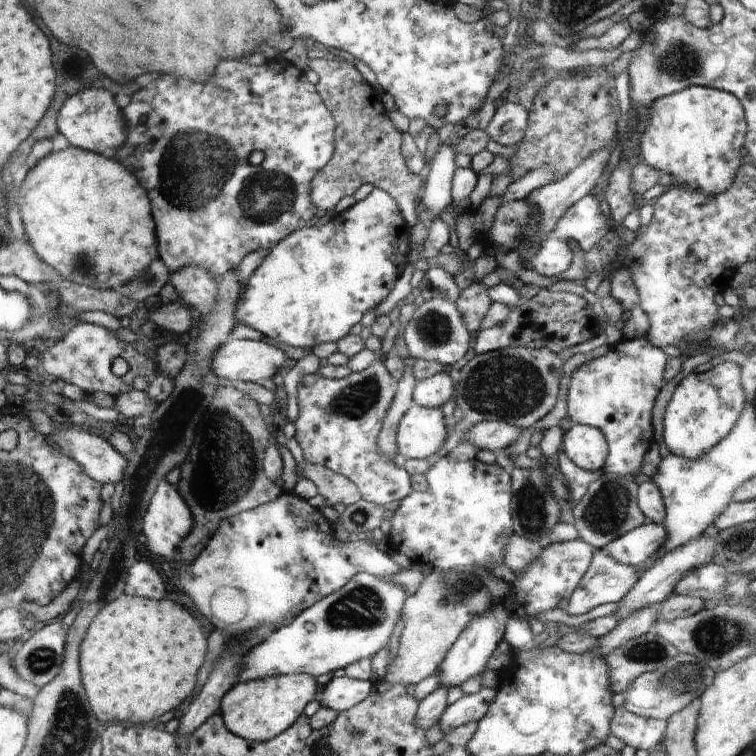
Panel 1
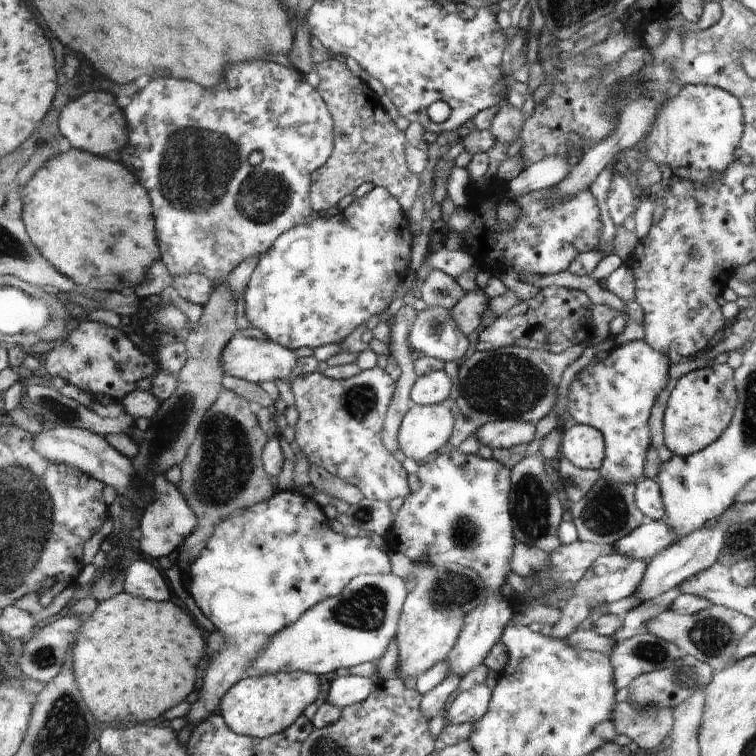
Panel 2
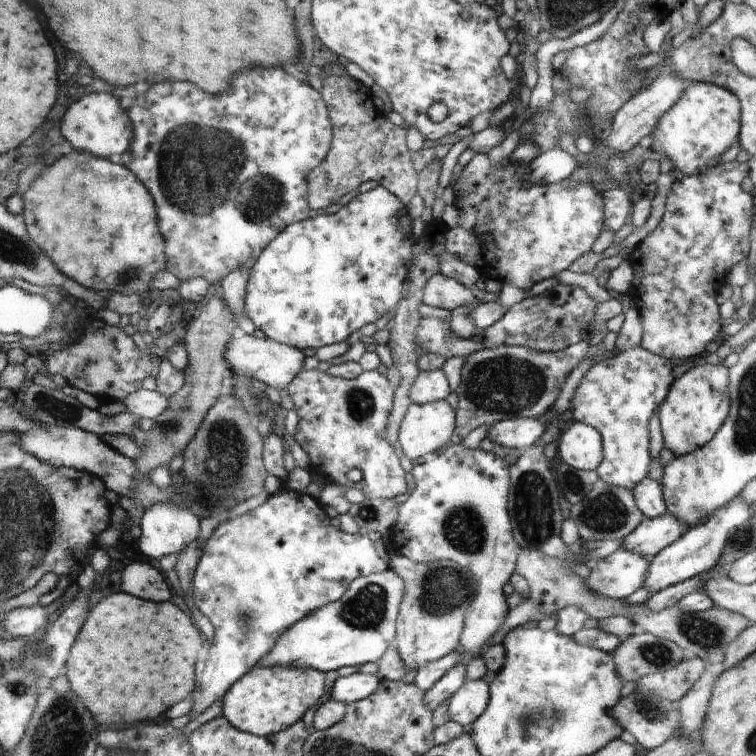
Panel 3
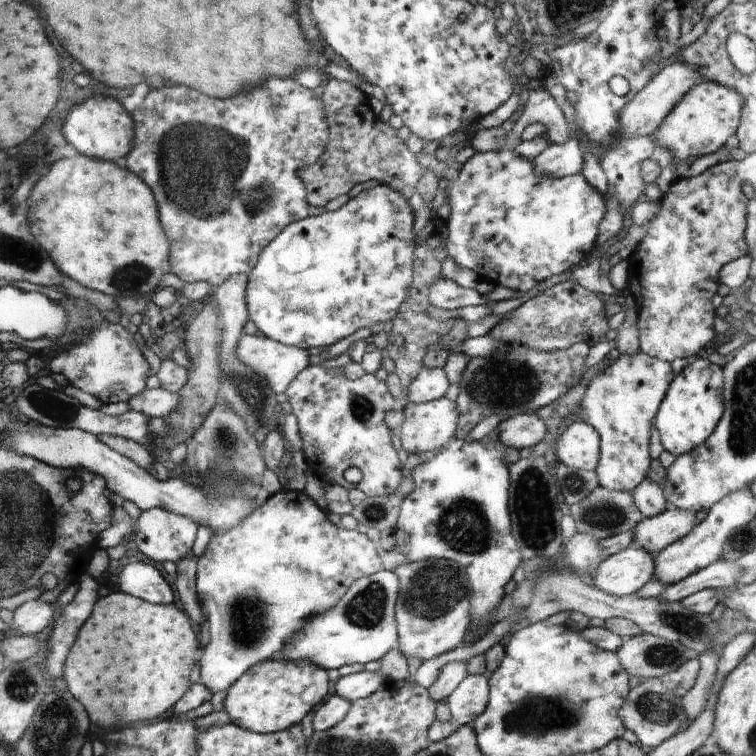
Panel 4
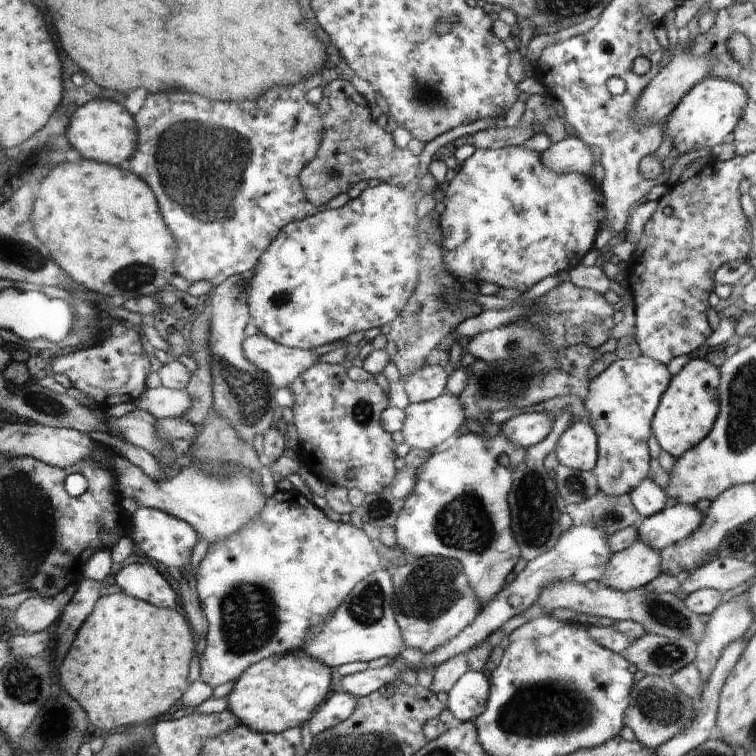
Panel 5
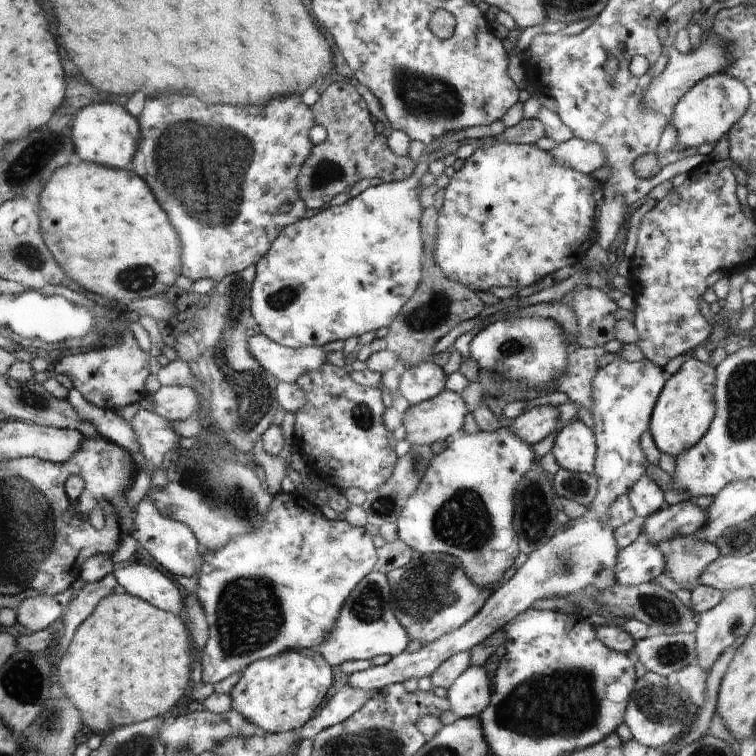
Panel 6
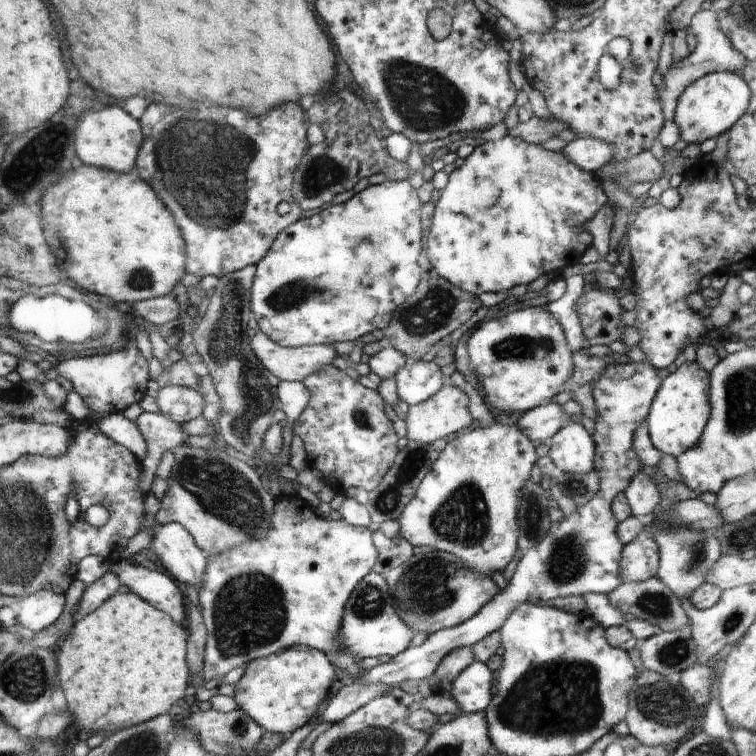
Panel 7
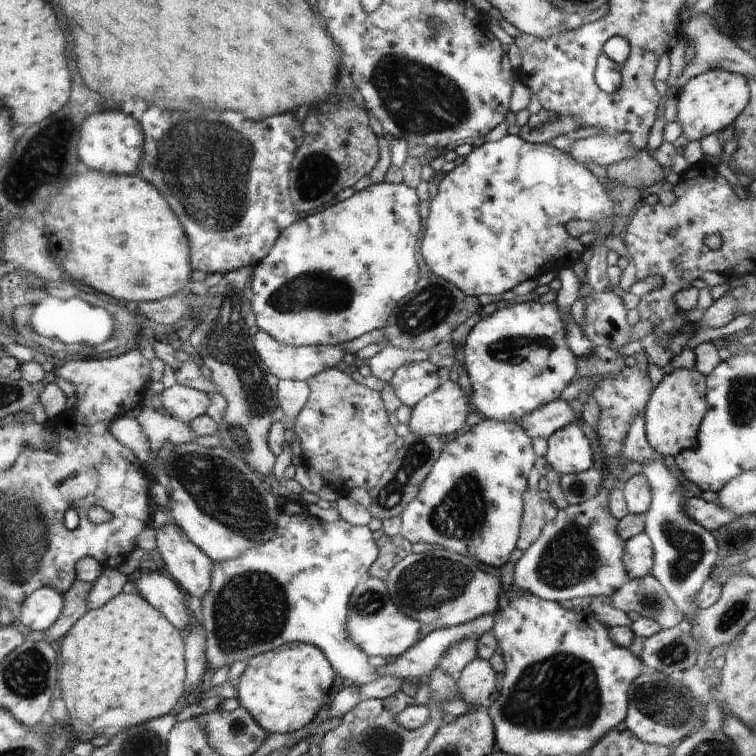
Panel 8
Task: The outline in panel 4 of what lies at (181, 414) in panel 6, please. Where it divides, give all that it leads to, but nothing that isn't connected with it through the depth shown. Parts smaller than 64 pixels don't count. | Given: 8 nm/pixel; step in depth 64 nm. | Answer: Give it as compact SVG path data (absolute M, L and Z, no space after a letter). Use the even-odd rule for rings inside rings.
M162 387L142 390L140 394L128 400L130 410L140 412L146 418L163 418L180 404L180 396L175 392L168 392Z

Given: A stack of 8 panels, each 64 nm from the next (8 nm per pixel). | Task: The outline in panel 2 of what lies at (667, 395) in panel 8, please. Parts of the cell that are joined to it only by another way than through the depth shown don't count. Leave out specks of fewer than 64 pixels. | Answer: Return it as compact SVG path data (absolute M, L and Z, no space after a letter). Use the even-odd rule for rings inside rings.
M714 363L683 375L673 387L663 416L663 444L674 455L687 457L714 444L728 428L736 408L734 370L727 363Z

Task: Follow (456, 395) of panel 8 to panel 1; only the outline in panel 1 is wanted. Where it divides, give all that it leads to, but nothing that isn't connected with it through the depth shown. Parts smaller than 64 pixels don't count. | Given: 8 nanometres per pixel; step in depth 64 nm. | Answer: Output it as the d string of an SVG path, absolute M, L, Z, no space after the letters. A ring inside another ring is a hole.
M412 404L396 432L398 454L406 459L433 459L448 438L446 416L440 408Z

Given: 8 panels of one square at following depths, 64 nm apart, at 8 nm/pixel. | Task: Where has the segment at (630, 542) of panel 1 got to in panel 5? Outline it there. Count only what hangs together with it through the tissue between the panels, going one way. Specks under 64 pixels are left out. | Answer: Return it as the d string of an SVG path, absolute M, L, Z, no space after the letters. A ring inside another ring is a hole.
M669 503L662 512L643 518L638 527L638 540L661 551L696 532L702 518L703 514L695 506Z

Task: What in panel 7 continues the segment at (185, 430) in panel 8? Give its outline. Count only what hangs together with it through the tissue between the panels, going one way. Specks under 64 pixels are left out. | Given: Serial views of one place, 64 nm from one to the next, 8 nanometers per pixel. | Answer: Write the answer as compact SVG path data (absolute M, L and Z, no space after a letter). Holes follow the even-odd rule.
M143 411L134 421L138 425L140 434L146 442L146 456L140 459L140 478L136 490L143 497L150 494L153 480L156 476L156 468L160 464L162 455L183 445L187 439L180 424L170 420L162 413Z

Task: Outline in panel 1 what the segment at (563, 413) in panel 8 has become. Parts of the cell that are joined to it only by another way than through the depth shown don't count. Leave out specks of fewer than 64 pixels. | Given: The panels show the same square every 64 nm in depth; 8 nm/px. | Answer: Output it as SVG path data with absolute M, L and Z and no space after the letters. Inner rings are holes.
M482 421L466 430L464 441L471 443L480 450L499 450L509 447L518 440L522 430L518 426L504 421Z

